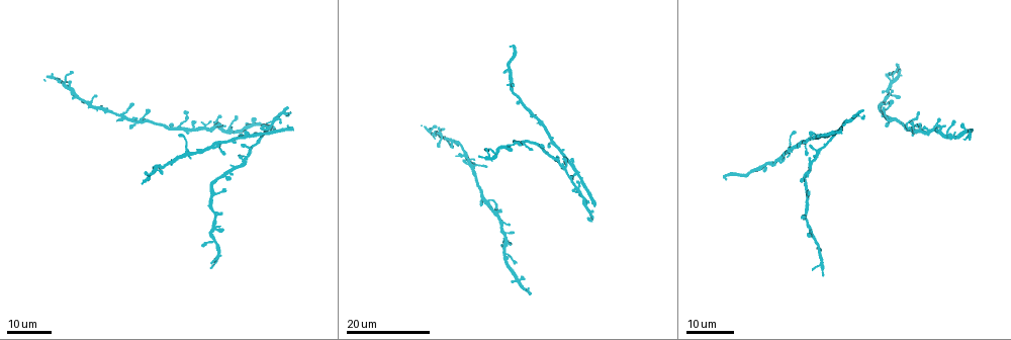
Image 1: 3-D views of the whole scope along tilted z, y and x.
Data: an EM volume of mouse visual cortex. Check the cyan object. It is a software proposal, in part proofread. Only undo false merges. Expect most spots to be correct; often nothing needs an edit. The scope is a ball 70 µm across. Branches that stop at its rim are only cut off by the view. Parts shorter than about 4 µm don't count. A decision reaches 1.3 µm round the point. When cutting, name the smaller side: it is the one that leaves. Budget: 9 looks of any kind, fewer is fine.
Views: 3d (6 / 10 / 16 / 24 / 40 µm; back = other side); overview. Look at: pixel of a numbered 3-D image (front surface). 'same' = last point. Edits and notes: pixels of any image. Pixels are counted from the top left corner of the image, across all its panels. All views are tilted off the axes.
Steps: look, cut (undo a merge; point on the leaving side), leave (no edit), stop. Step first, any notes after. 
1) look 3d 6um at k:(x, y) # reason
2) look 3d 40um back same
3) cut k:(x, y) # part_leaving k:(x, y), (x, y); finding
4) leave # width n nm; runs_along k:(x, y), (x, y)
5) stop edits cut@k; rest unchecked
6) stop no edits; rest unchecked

look 3d 24um at 1:(176, 128) # branch point

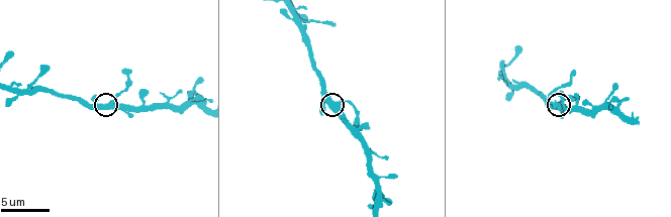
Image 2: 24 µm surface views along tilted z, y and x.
look 3d 6um at 2:(555, 105)

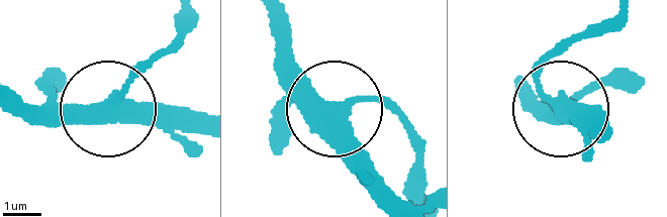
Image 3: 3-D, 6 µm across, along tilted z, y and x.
leave # side_arm 6 um; arms 3; one neuron here

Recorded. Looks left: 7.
look 3d 24um at 1:(187, 151)

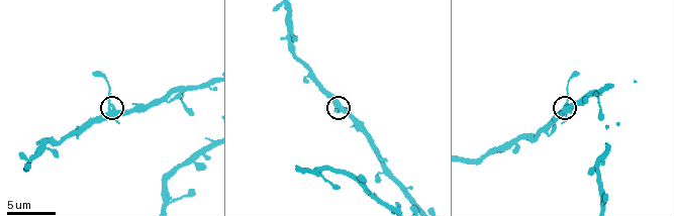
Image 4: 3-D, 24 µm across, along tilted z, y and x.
look 3d 10um at 4:(109, 103)

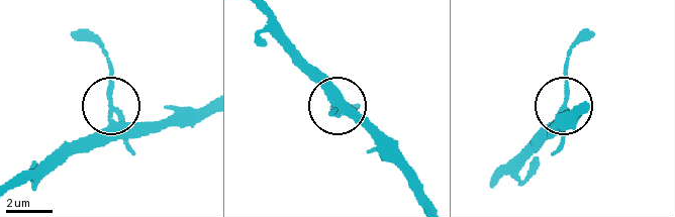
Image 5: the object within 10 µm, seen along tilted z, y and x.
cut 5:(107, 93) # a second neuron is stuck on

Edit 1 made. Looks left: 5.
look 3d 6um at 2:(600, 106) # four or more arms meet

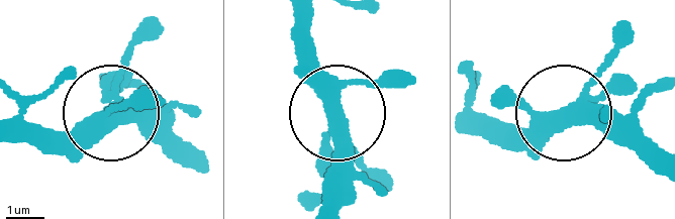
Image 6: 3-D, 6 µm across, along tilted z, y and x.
leave # arms 4; one neuron here

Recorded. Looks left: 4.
look 3d 24um at 1:(574, 187) # four-way junction

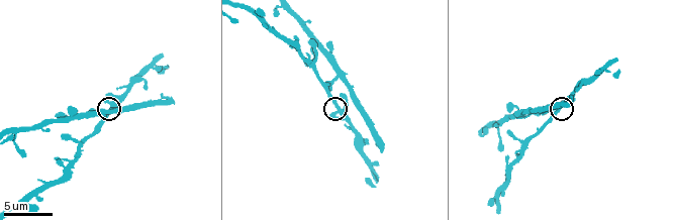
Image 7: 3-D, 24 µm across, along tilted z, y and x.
look 3d 10um at 7:(338, 106)

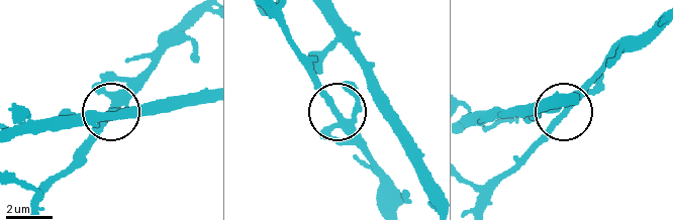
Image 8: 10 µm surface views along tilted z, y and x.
leave # width 270 nm; continuous, no second neuron

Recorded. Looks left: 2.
stop edits cut@5; rest unchecked

